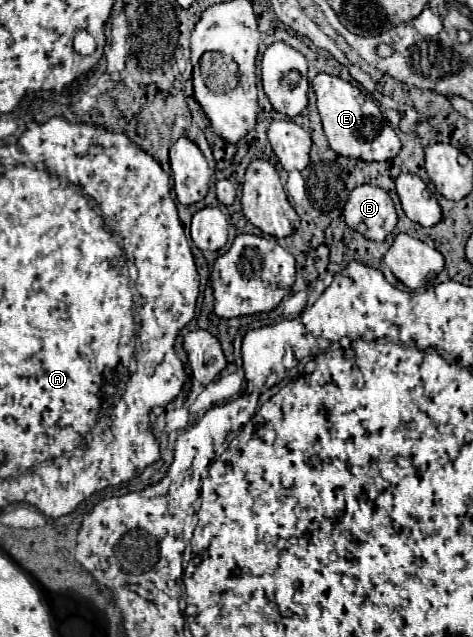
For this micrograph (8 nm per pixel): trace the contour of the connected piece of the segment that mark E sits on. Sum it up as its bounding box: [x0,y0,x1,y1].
[311,72,401,162]

